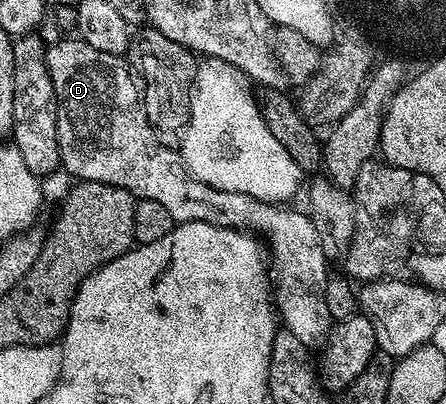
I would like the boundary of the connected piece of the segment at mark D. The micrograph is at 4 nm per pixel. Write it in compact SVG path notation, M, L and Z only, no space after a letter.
M62 38L59 44L51 43L47 47L46 65L58 107L56 138L60 146L61 171L75 176L73 179L78 182L104 182L108 186L120 186L128 190L138 200L160 202L160 206L164 206L164 210L172 214L175 222L208 222L217 228L237 228L257 234L268 249L268 271L272 277L272 295L281 327L292 330L292 334L300 338L300 342L311 346L321 345L330 335L332 327L328 302L324 299L328 261L321 250L320 237L307 213L302 210L293 212L290 206L269 204L248 194L221 192L194 179L186 171L181 155L171 145L160 143L151 130L146 110L142 107L139 81L122 56L104 54L81 38Z

